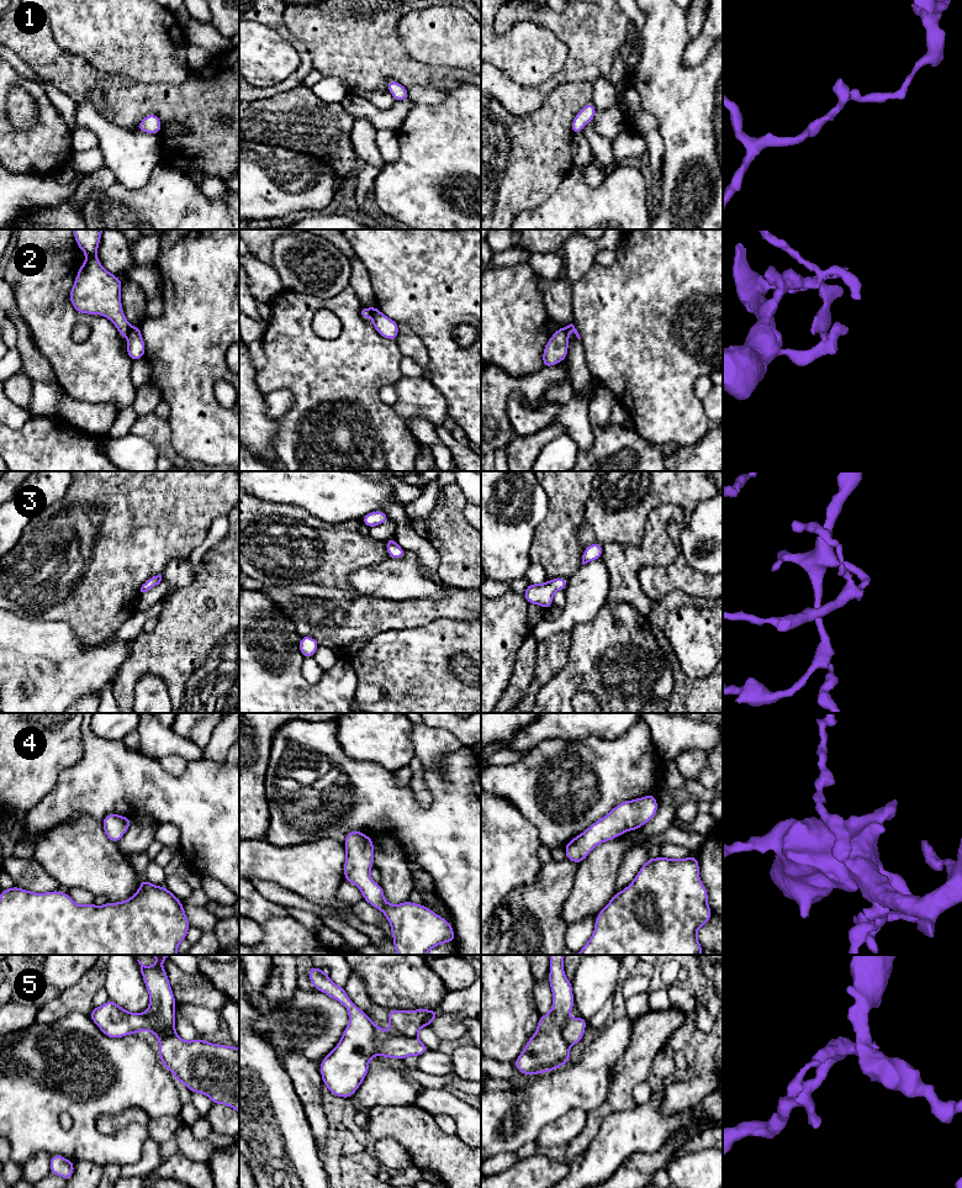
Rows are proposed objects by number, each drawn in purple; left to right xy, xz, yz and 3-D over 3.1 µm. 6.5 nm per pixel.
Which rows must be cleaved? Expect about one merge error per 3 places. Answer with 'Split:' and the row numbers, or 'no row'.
Split: 2, 5

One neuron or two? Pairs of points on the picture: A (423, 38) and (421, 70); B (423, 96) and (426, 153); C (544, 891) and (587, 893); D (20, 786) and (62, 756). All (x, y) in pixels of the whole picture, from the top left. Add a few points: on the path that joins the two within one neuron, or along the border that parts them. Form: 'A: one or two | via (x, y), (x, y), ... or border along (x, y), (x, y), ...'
A: two | border along (401, 42), (413, 58), (431, 66), (449, 68)
B: two | border along (449, 94), (439, 104), (416, 105)
C: two | border along (579, 865), (572, 888), (561, 909), (561, 920)
D: one | via (30, 776), (42, 764), (52, 761)

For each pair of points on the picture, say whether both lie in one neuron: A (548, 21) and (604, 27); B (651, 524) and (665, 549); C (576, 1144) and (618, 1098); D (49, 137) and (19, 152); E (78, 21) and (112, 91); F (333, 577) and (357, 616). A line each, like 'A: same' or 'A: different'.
A: same
B: same
C: same
D: same
E: different
F: different

